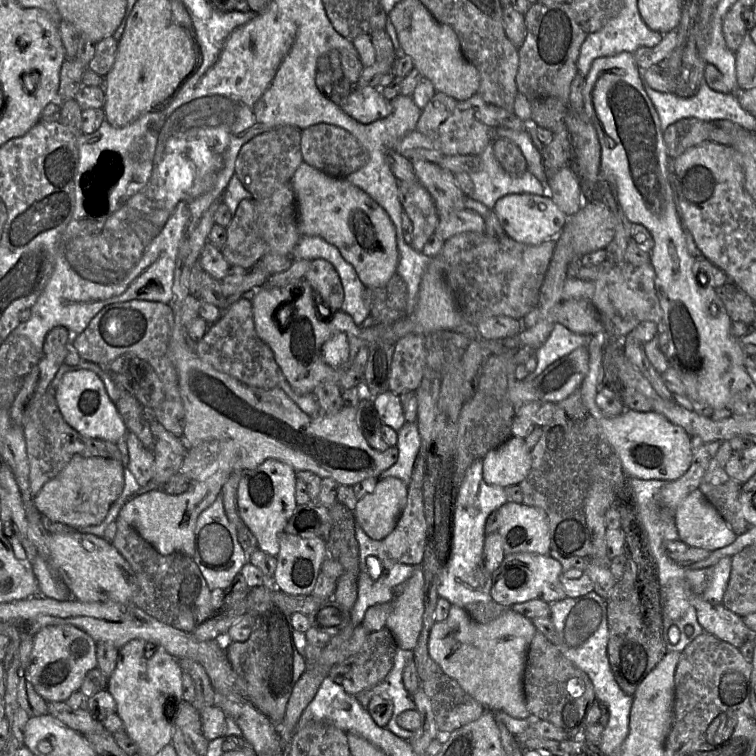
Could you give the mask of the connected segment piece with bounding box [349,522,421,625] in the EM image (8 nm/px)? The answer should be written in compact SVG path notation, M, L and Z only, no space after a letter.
M356 522L355 535L359 545L360 572L357 581L358 596L352 610L350 611L351 615L349 624L360 625L369 608L383 603L391 603L397 595L397 588L405 583L412 576L416 568L421 568L421 566L407 565L393 560L389 556L389 553L383 541L376 541L371 539Z

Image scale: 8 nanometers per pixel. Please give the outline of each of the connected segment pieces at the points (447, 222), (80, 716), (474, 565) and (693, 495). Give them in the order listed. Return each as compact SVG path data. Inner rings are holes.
M465 208L454 211L448 216L439 216L435 235L446 241L462 232L484 233L485 228L484 219L478 213Z
M65 701L48 702L47 707L48 714L81 735L99 734L106 730L104 725L94 718L88 710L71 708Z
M483 459L475 460L467 469L456 494L452 553L440 575L437 590L440 598L462 608L471 603L493 601L492 574L485 568L483 561L485 524L489 515L506 502L505 487L488 484L483 478Z
M700 489L692 491L679 504L674 523L680 540L710 552L730 545L737 537Z

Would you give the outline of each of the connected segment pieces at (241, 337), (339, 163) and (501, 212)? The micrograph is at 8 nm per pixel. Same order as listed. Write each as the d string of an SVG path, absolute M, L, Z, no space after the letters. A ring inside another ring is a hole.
M240 298L223 310L221 317L209 325L201 341L193 346L203 361L248 386L272 389L279 388L280 382L286 381L272 350L255 331L252 304L245 298Z
M316 124L301 131L301 154L308 165L334 178L346 178L368 160L367 151L348 131L331 124Z
M507 194L497 200L493 211L510 238L528 245L556 238L568 220L568 216L558 208L551 197L545 195Z

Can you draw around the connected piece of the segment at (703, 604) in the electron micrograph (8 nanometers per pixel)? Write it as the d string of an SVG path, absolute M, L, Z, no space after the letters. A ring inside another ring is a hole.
M694 595L692 606L695 607L697 620L705 632L736 648L740 648L751 639L753 633L744 624L743 617L728 610L722 604L712 604L703 599L702 595Z

